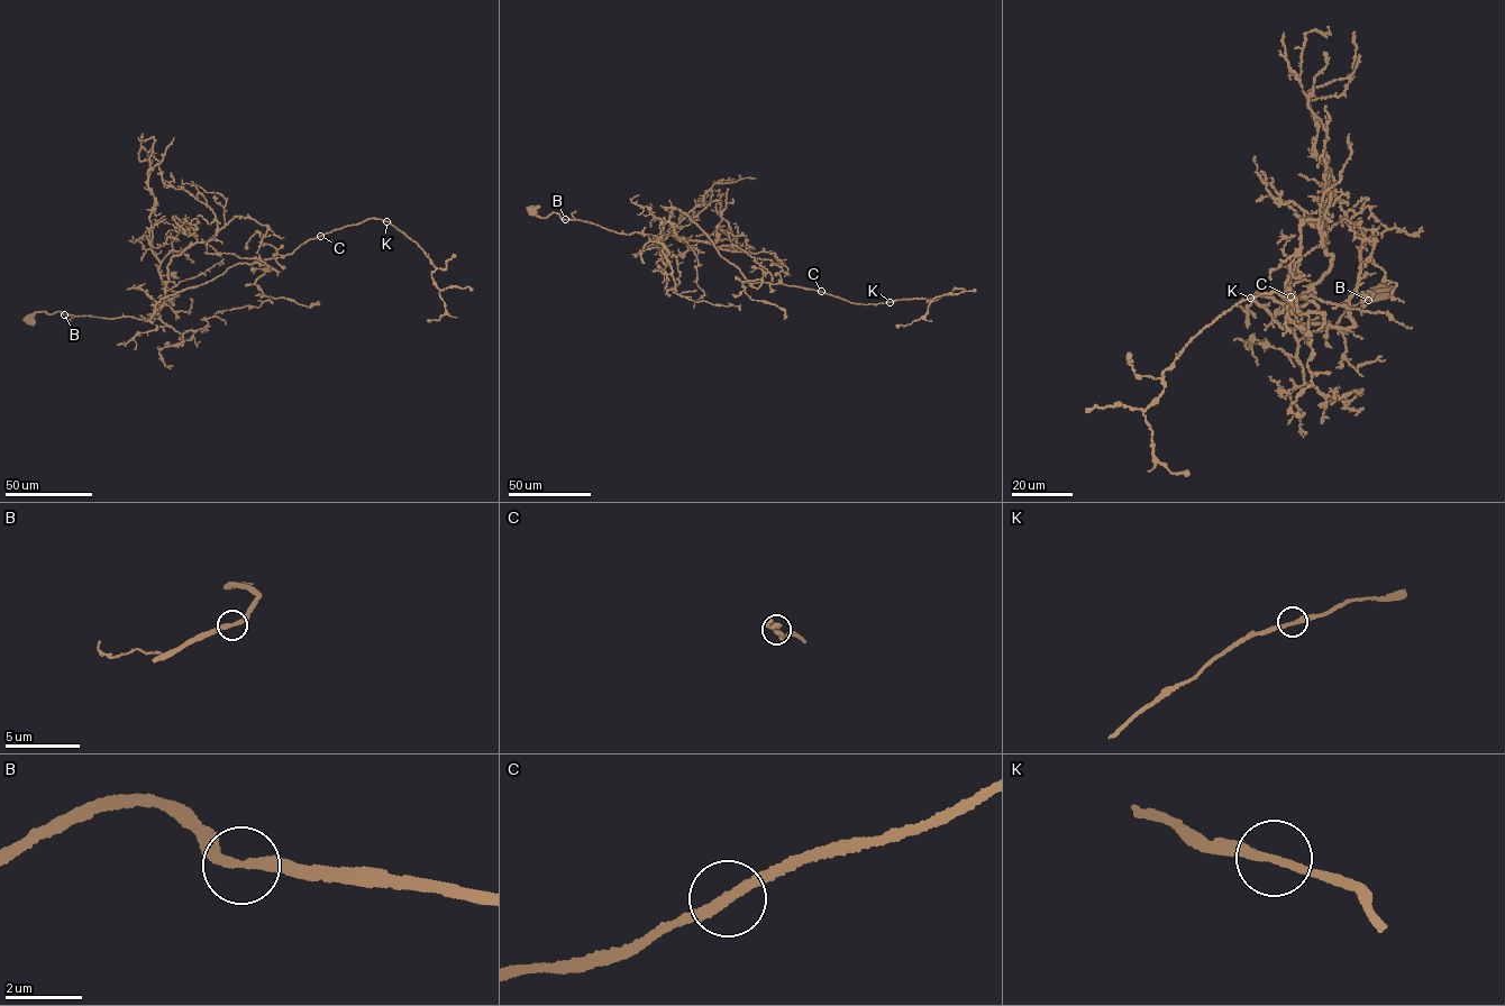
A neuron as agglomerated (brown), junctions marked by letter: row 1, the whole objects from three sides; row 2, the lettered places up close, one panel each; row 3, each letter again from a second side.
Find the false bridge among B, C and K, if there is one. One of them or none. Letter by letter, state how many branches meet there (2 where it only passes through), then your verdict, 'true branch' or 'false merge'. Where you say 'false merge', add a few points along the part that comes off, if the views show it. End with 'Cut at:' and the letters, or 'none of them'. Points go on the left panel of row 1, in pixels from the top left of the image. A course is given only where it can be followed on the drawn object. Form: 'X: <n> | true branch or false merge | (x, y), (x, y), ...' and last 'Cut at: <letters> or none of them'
B: 2 | true branch
C: 2 | true branch
K: 2 | true branch
Cut at: none of them

